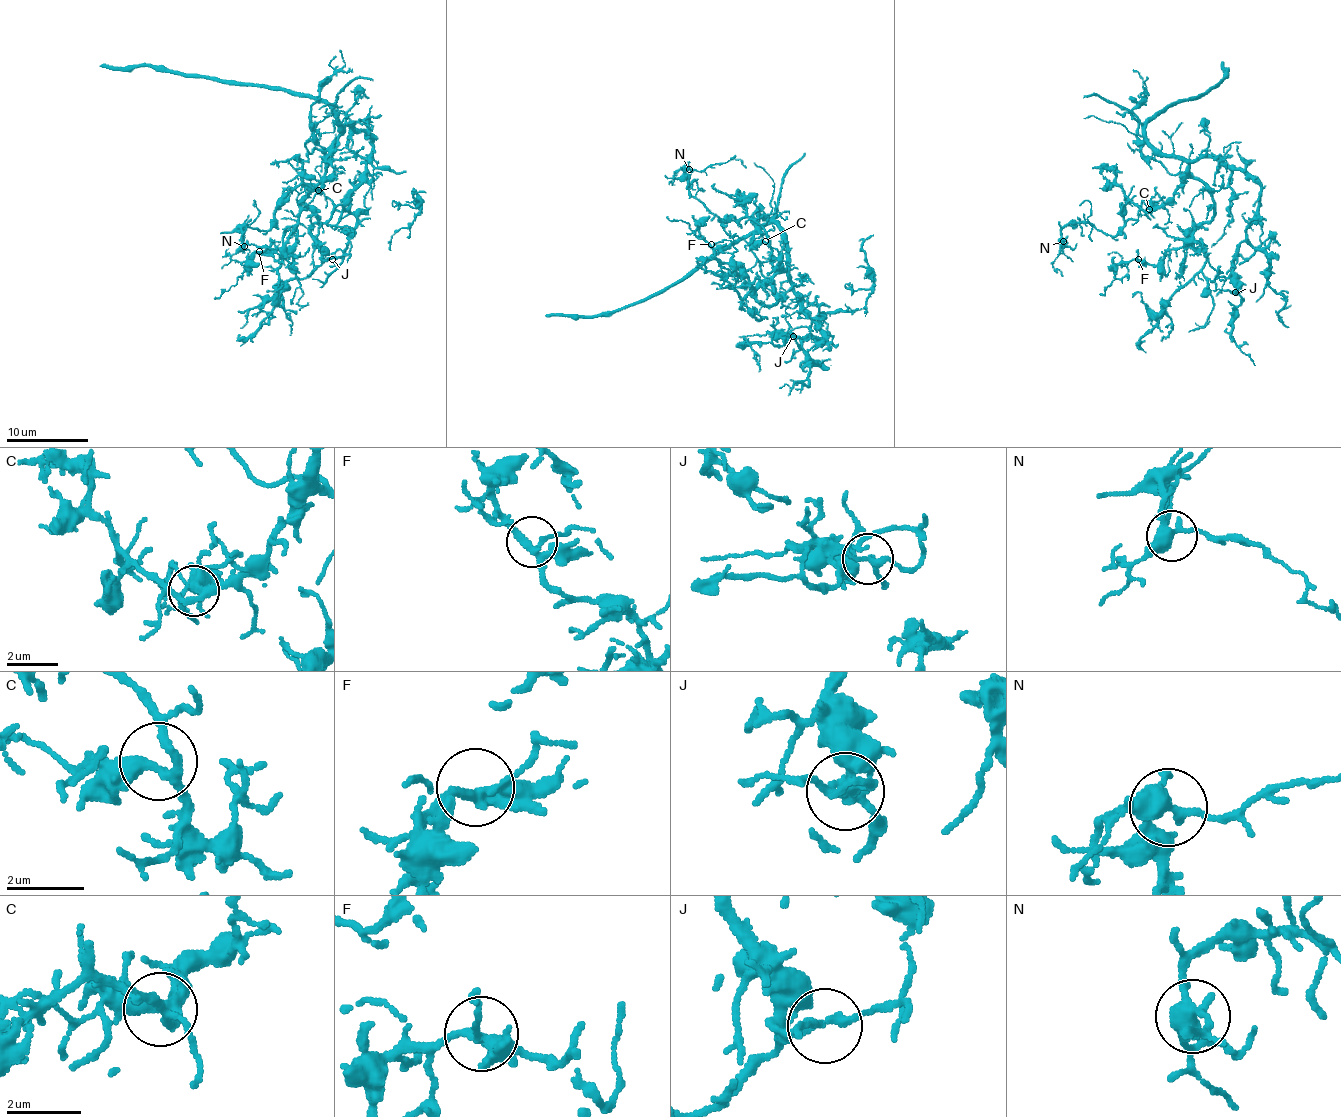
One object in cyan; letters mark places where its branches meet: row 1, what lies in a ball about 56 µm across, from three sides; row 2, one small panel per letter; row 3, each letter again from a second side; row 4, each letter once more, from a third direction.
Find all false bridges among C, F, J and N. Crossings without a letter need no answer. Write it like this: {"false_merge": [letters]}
{"false_merge": []}

